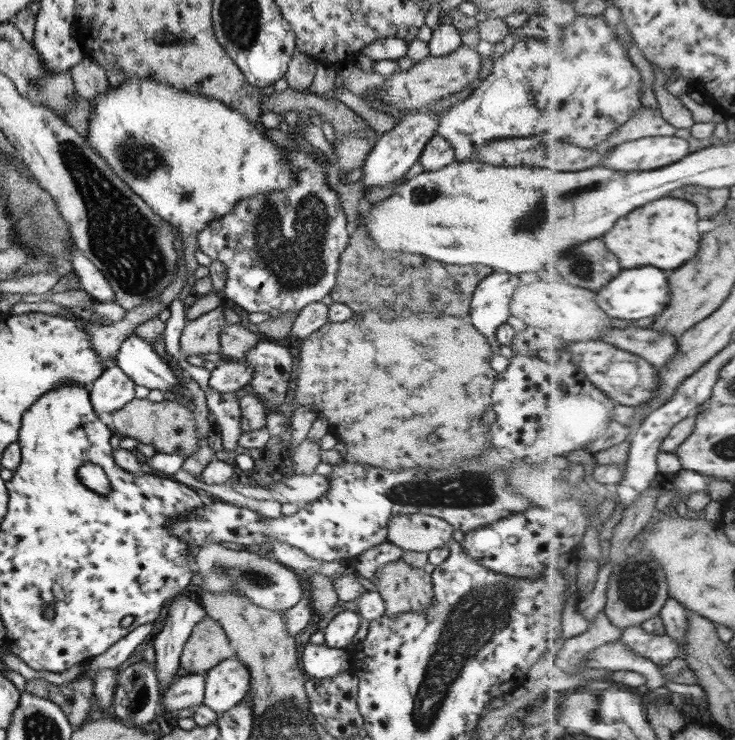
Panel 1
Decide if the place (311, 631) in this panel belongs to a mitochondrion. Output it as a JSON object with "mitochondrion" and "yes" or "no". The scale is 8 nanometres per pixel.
{"mitochondrion":"no"}

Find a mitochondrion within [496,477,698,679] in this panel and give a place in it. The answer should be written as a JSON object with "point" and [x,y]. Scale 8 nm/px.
{"point":[636,585]}

